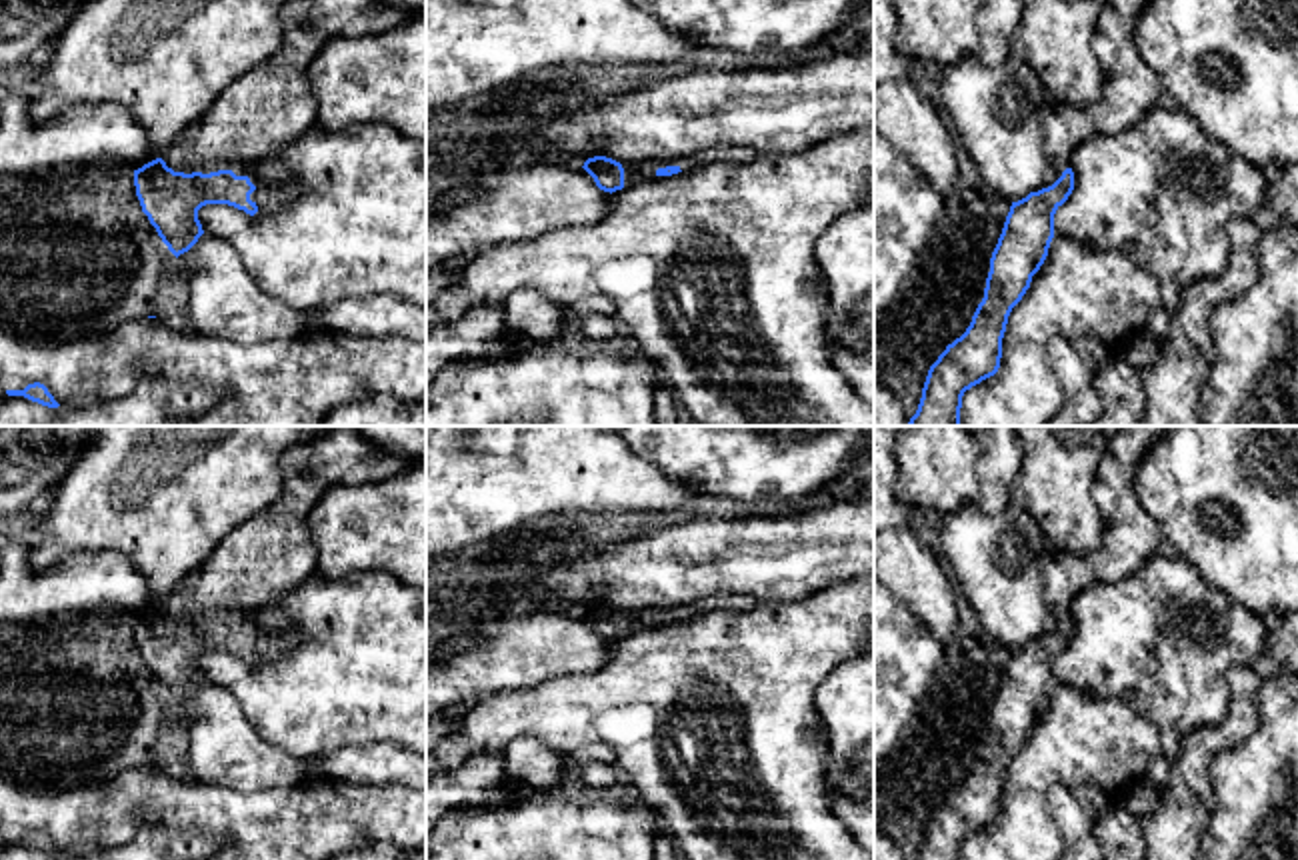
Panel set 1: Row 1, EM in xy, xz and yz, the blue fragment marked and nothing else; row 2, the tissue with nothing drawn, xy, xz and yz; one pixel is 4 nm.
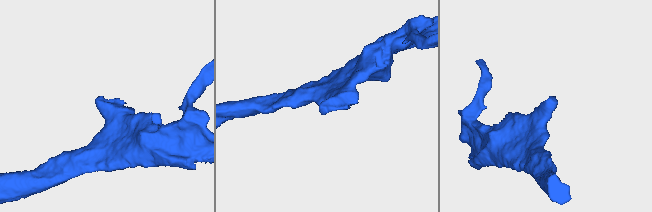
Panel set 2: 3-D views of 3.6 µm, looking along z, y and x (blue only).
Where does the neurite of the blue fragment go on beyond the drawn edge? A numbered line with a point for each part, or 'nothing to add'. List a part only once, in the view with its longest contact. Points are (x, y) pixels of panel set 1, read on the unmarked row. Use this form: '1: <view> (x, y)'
1: xy (266, 556)

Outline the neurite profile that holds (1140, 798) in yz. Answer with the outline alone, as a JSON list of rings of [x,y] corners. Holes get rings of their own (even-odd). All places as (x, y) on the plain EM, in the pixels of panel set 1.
[[[1144,780],[1124,790],[1124,806],[1136,816],[1148,816],[1158,808],[1158,790]]]

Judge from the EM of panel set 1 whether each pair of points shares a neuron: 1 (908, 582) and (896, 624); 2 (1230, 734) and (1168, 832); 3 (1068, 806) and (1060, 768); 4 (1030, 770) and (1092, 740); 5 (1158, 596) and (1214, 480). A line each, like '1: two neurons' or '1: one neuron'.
1: two neurons
2: one neuron
3: two neurons
4: one neuron
5: two neurons

